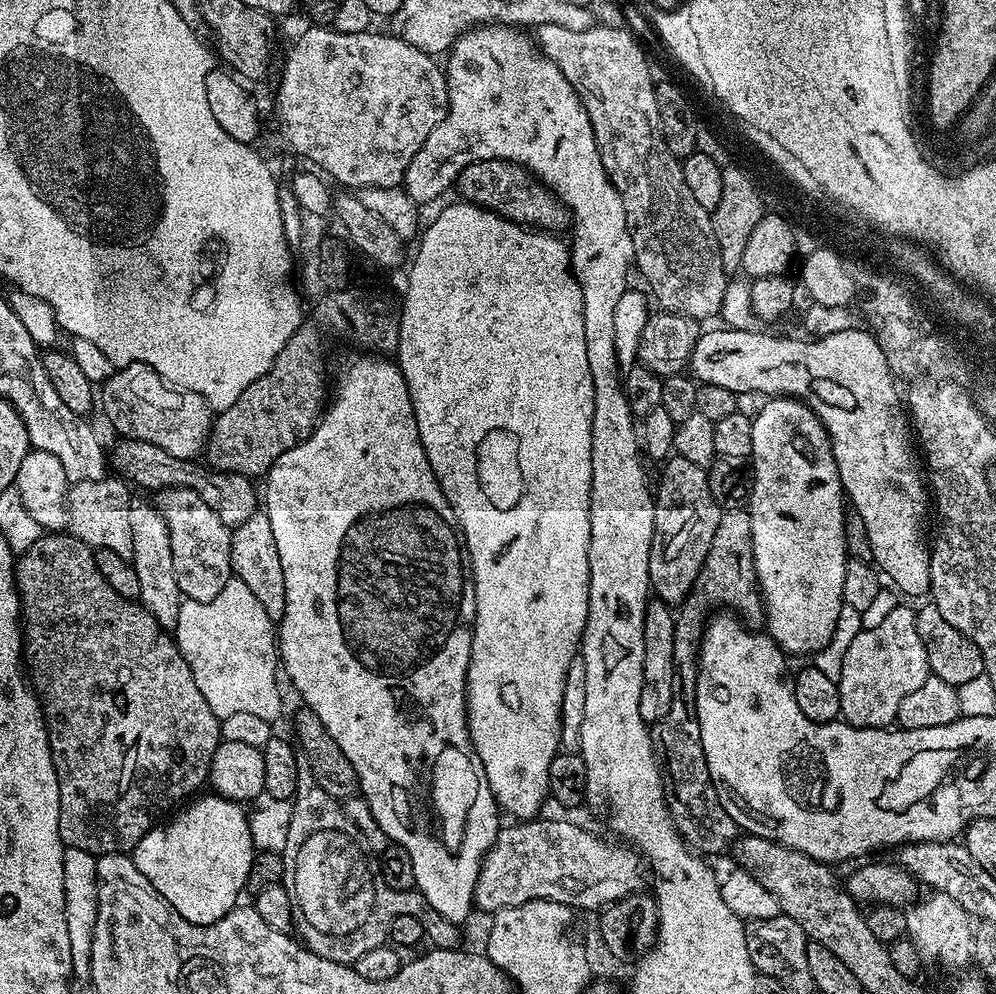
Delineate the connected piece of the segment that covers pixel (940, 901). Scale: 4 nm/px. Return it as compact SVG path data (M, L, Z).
M933 891L932 896L917 899L906 911L907 939L913 940L920 951L921 961L933 960L944 968L964 970L973 963L974 920L954 898L945 892Z

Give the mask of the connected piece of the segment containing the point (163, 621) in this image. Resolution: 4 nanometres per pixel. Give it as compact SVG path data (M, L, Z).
M133 503L130 507L130 534L134 538L131 562L134 574L138 574L139 603L154 614L158 626L165 630L175 629L182 597L174 570L174 550L170 550L170 530L162 514L151 503Z

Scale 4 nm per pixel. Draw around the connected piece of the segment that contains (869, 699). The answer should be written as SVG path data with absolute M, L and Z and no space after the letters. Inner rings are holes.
M898 606L879 626L857 634L842 660L840 716L856 728L887 728L895 721L902 698L918 690L929 675L926 646L918 638L916 608Z

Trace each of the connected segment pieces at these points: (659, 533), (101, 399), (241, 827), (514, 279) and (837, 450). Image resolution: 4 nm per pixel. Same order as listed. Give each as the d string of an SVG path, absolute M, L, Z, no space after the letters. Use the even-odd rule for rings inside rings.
M675 454L663 461L660 485L655 485L654 534L650 546L650 592L669 606L679 606L696 587L696 579L706 562L714 530L718 530L722 509L710 494L710 482L705 469L686 462Z
M148 364L117 367L99 389L98 404L104 407L105 418L120 431L121 437L145 440L174 458L190 461L197 459L196 452L205 449L214 419L213 409L202 396L165 382Z
M197 795L188 802L193 804L185 803L179 811L172 814L177 816L169 815L163 822L157 823L155 828L150 829L139 840L130 853L134 866L138 866L142 874L146 874L150 886L154 886L160 897L191 924L213 924L231 908L237 907L236 895L240 891L242 893L245 891L254 855L245 805L235 800L227 800L225 796L207 795Z
M455 202L449 208L444 208L426 227L419 233L420 249L412 260L412 269L408 272L408 289L404 292L404 305L399 305L400 341L396 343L395 355L400 356L398 367L404 376L404 381L410 394L410 402L414 406L414 418L418 422L418 434L422 438L422 446L426 450L426 458L434 470L436 480L440 483L442 494L446 502L452 508L452 520L454 521L466 549L467 559L470 561L470 575L474 586L474 598L476 599L476 621L472 623L472 649L470 650L470 666L464 683L464 707L468 710L468 739L472 742L472 748L478 754L484 769L484 776L493 795L496 796L497 805L505 813L508 812L517 821L523 822L541 815L540 807L544 804L544 796L549 795L548 771L550 762L561 751L560 742L560 711L562 710L562 698L566 686L566 674L570 670L570 662L578 659L578 649L582 644L588 607L590 606L590 558L588 547L590 546L590 498L592 497L592 419L594 418L594 382L590 374L590 362L586 362L586 326L584 325L584 303L582 302L582 290L576 281L576 275L572 273L572 257L567 243L564 244L559 235L549 234L543 230L529 230L500 216L488 208L480 208L476 204L467 202Z
M853 326L840 333L804 341L791 340L788 336L771 336L761 330L719 327L713 332L701 331L692 351L691 375L700 384L726 386L726 390L735 393L758 390L770 398L801 400L814 410L832 439L834 462L838 466L840 485L844 487L847 503L855 512L862 514L862 522L866 522L875 567L887 579L889 576L901 593L920 596L924 592L925 595L930 589L930 548L926 540L924 544L924 511L930 508L930 492L914 443L909 413L902 403L901 393L900 396L896 393L897 381L872 333L868 330L859 332L859 327Z

